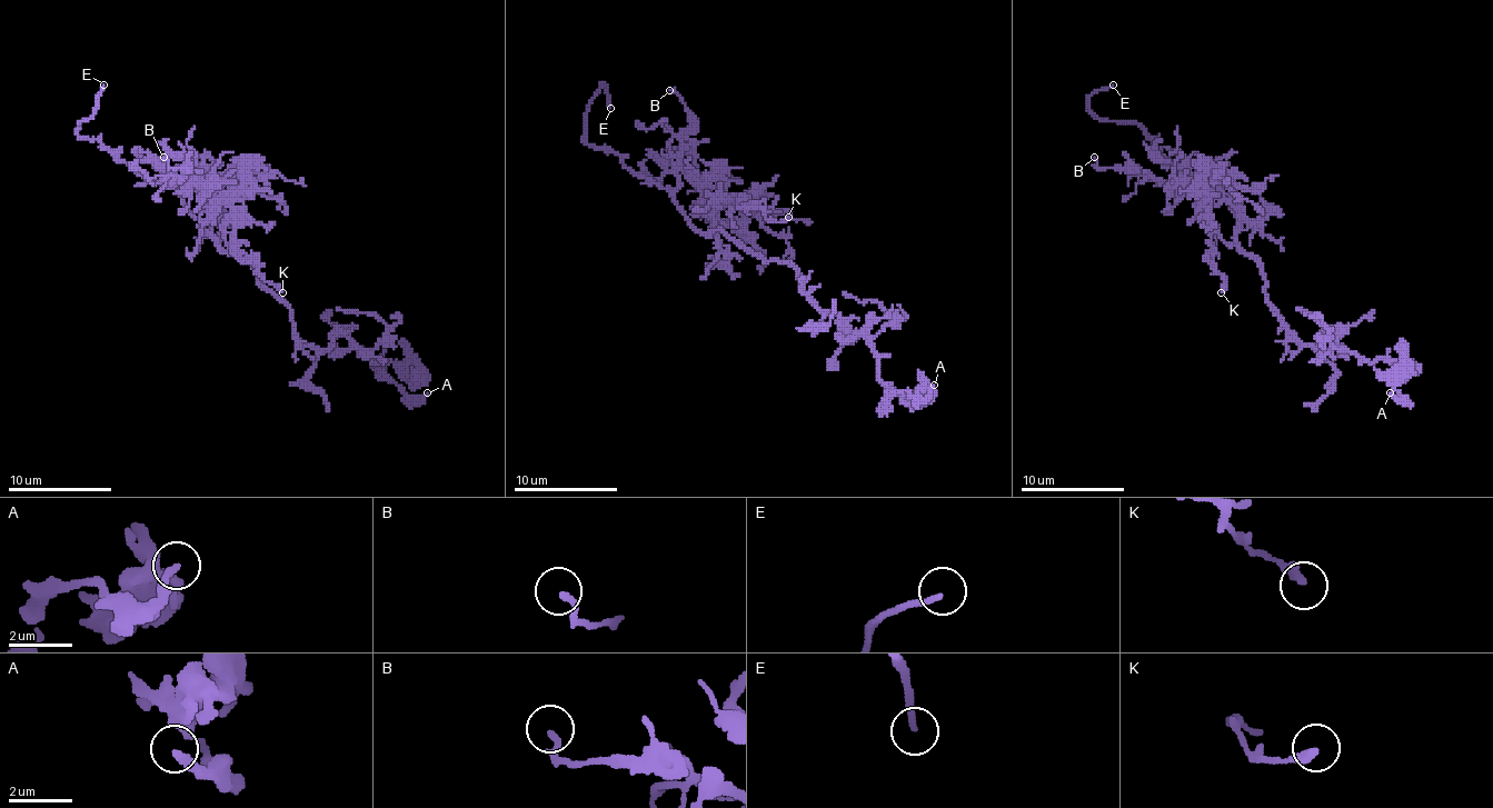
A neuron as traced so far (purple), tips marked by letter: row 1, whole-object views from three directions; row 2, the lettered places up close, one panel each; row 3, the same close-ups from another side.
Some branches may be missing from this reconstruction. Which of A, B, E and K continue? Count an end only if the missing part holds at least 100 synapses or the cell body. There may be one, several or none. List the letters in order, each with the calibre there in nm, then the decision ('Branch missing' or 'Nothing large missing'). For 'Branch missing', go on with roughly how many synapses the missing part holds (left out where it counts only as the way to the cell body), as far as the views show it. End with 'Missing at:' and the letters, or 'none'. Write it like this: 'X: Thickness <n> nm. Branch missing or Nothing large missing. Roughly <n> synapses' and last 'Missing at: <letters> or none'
A: Thickness 240 nm. Nothing large missing
B: Thickness 190 nm. Nothing large missing
E: Thickness 180 nm. Branch missing
K: Thickness 240 nm. Nothing large missing
Missing at: E

